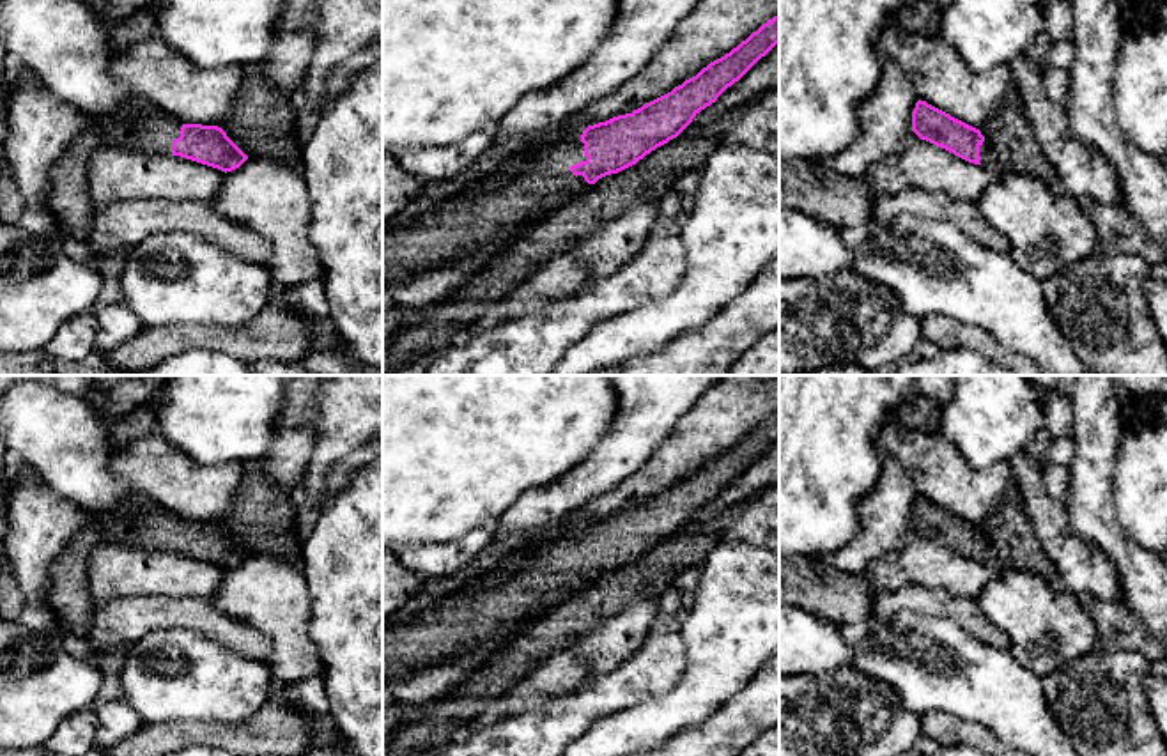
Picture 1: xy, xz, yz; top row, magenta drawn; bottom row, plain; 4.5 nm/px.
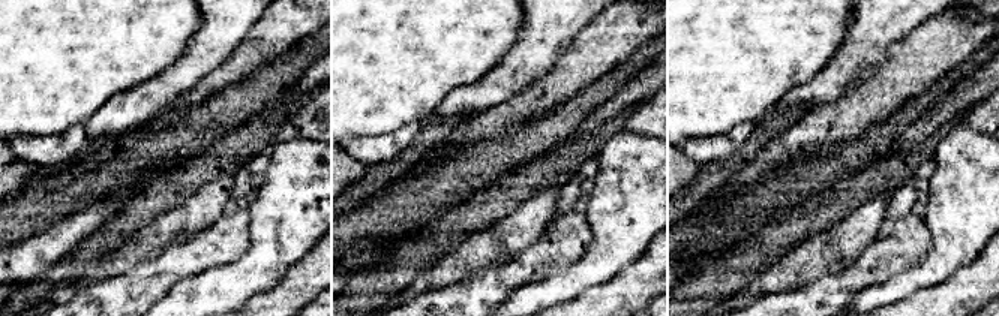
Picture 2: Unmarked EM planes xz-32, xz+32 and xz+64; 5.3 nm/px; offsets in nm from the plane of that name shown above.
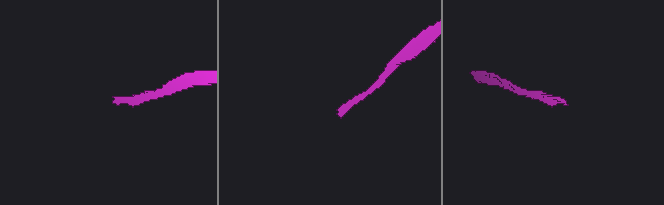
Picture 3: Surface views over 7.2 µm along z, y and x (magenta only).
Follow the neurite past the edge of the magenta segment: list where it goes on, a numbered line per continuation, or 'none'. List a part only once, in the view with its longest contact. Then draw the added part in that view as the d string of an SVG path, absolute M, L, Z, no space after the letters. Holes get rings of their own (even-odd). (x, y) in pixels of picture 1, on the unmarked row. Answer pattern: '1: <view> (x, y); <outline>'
1: xz (532, 581); M583 538L526 542L409 623L383 630L383 687L558 609L591 582L570 568L581 558Z

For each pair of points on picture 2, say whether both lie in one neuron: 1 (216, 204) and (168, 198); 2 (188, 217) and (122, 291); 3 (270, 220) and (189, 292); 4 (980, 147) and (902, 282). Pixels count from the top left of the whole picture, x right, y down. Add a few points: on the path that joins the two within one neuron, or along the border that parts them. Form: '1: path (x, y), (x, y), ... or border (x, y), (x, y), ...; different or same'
1: border (215, 180), (201, 186), (180, 204), (155, 219); different
2: border (183, 241), (171, 241), (158, 255), (120, 274); different
3: path (269, 246), (224, 291), (215, 292); same
4: path (980, 183), (962, 214), (957, 238), (938, 258); same

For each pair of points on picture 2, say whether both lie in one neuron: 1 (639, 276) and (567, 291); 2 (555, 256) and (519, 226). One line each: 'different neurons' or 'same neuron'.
1: different neurons
2: different neurons

